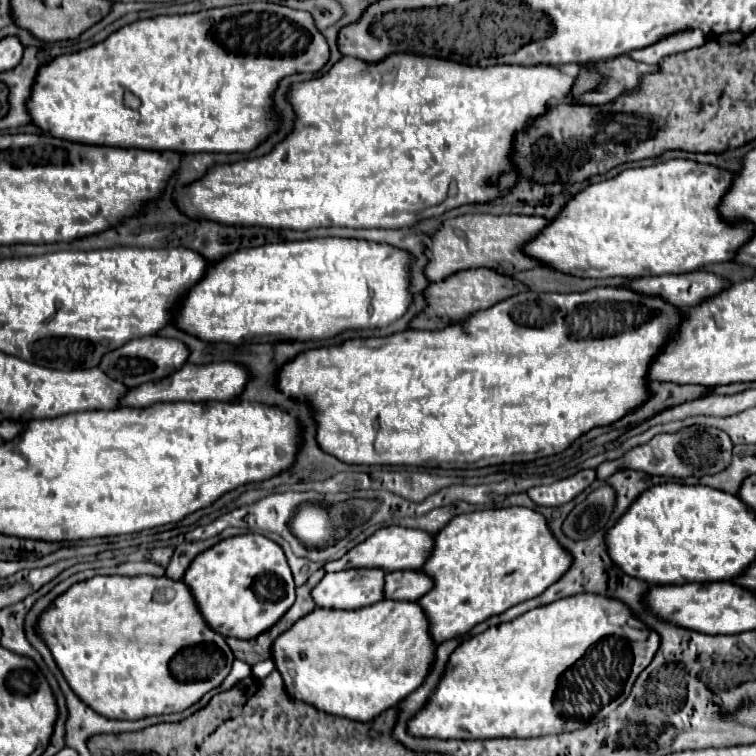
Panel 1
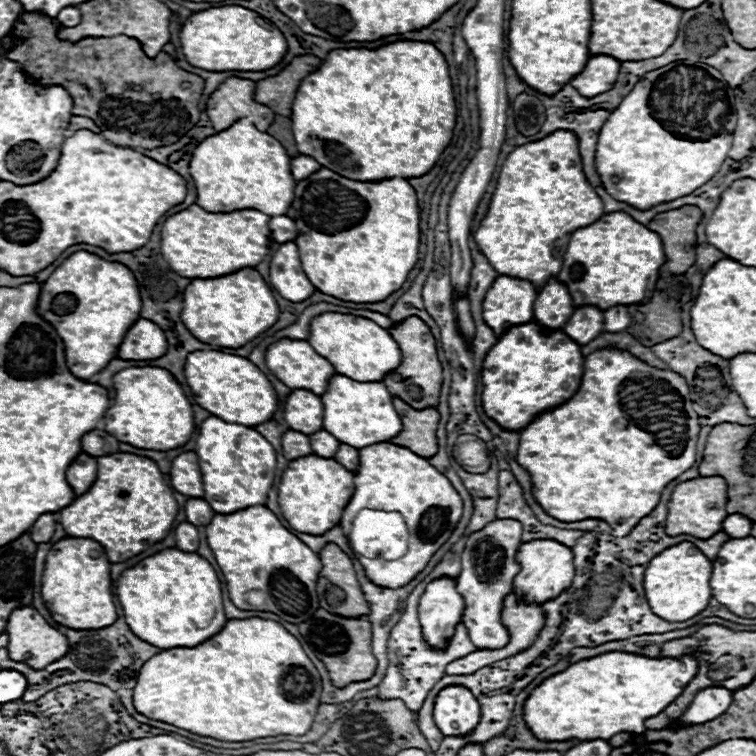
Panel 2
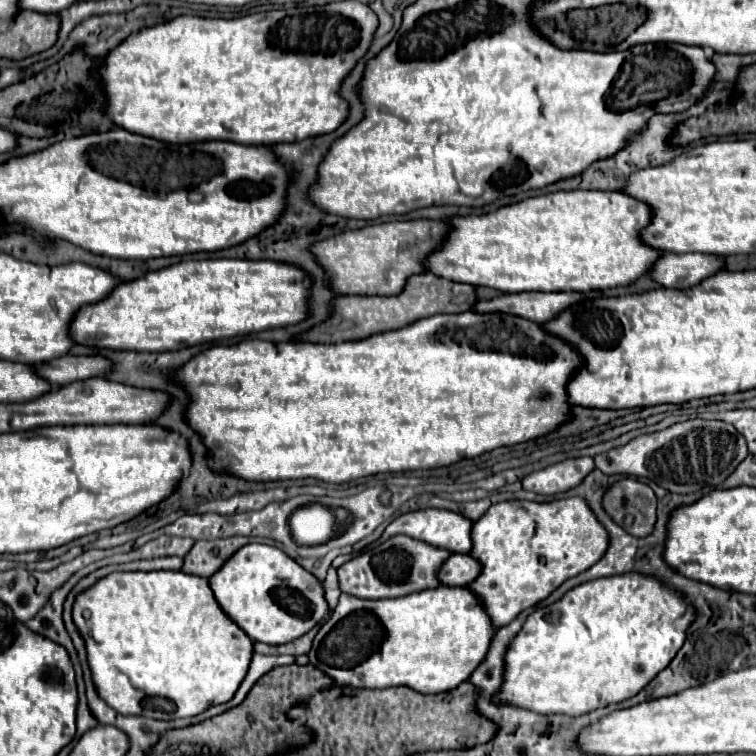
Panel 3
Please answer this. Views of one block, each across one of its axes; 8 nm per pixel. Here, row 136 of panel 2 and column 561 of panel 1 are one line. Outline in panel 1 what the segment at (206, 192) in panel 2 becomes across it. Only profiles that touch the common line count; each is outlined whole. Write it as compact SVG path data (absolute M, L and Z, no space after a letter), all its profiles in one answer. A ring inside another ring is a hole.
M670 160L656 166L624 170L616 178L590 184L580 190L554 216L554 220L538 232L538 236L522 246L522 252L552 270L578 278L640 278L684 274L694 272L706 264L728 262L736 256L736 248L754 236L754 228L750 228L750 224L736 224L730 228L730 224L722 224L722 220L718 220L716 204L722 198L722 192L726 192L728 184L732 184L732 178L732 172L690 160Z

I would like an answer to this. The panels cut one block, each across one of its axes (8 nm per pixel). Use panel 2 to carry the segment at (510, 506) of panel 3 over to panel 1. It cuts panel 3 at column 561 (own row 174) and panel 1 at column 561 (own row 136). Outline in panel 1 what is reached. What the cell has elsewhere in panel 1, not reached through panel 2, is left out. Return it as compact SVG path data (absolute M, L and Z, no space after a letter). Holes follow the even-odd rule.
M518 506L460 514L434 536L434 542L434 552L422 568L428 576L432 576L434 588L418 602L430 620L430 634L436 644L458 638L490 616L496 616L510 606L540 596L572 566L574 560L572 554L554 538L546 518L540 512L530 508L522 508L520 512Z

